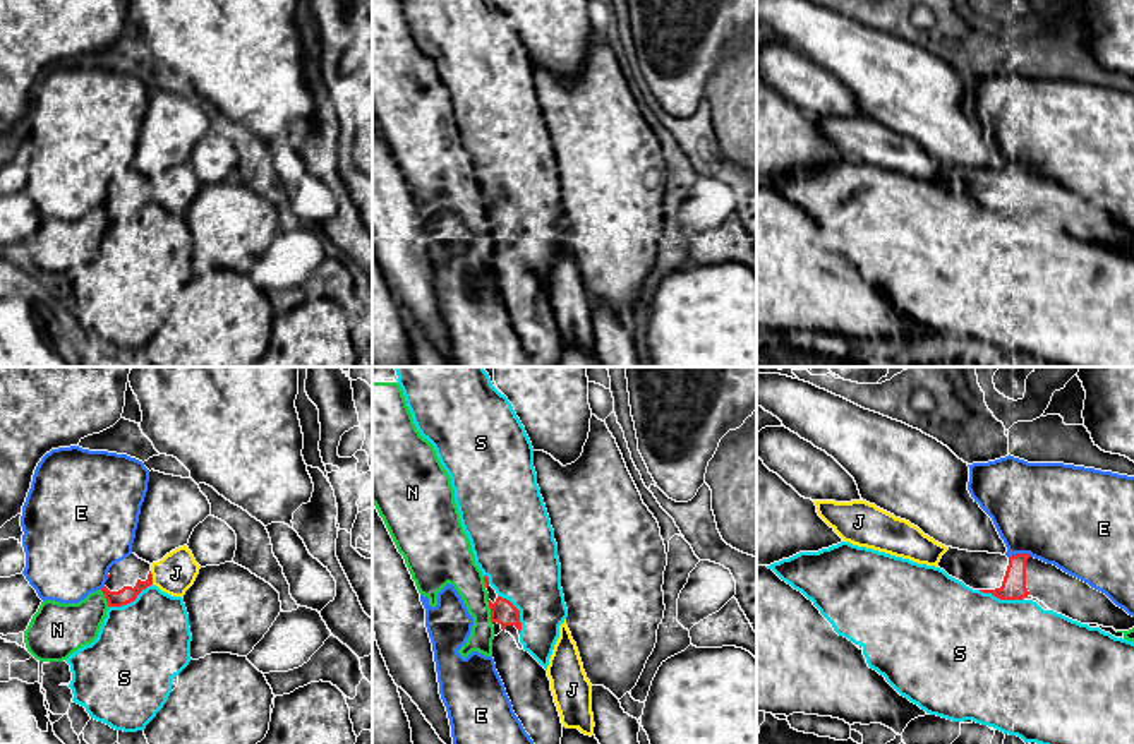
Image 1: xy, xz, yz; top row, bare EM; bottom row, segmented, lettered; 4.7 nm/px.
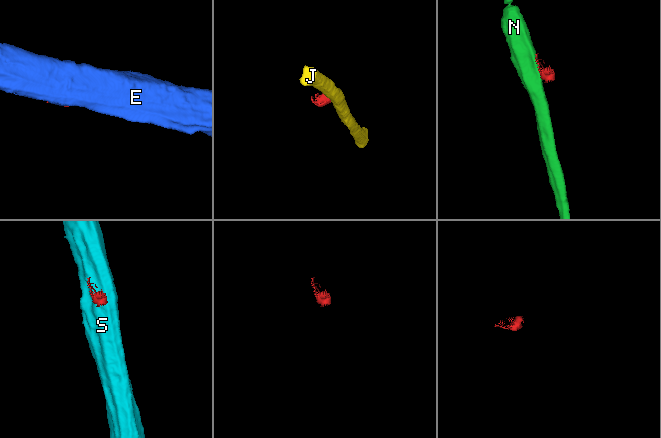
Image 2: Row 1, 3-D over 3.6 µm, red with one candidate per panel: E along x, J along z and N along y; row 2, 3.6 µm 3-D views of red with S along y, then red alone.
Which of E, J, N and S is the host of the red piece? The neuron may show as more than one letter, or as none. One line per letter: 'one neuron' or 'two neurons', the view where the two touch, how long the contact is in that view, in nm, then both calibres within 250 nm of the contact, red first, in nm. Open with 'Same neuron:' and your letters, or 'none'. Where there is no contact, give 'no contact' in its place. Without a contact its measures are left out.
Same neuron: none
E: two neurons | yz | 110 nm | 110/460 nm
J: two neurons | xy | 70 nm | 80/190 nm
N: two neurons | xz | 140 nm | 120/180 nm
S: two neurons | xy | 240 nm | 80/420 nm

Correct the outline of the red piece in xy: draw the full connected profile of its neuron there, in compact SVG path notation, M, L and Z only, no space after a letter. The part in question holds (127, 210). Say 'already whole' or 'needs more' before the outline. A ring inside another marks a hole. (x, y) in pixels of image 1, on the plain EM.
needs more | M130 170L110 183L101 207L108 223L122 223L134 218L137 211L151 201L151 180Z

